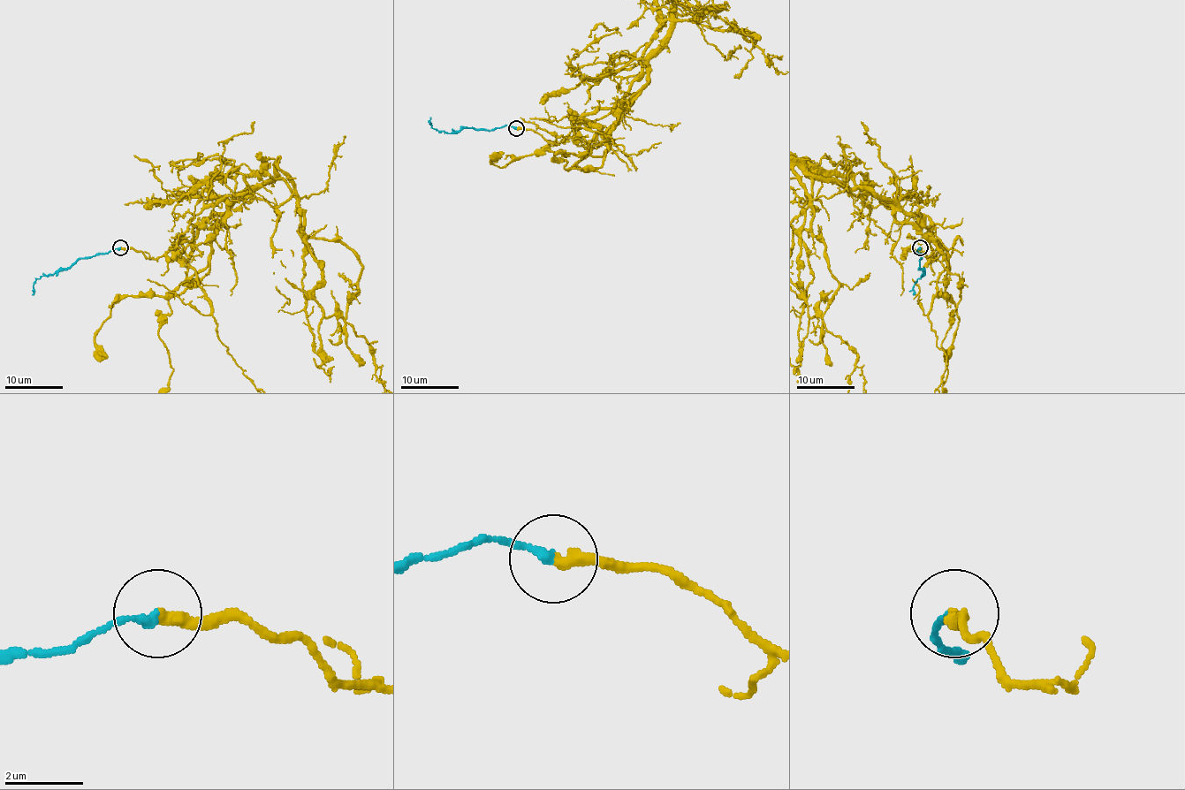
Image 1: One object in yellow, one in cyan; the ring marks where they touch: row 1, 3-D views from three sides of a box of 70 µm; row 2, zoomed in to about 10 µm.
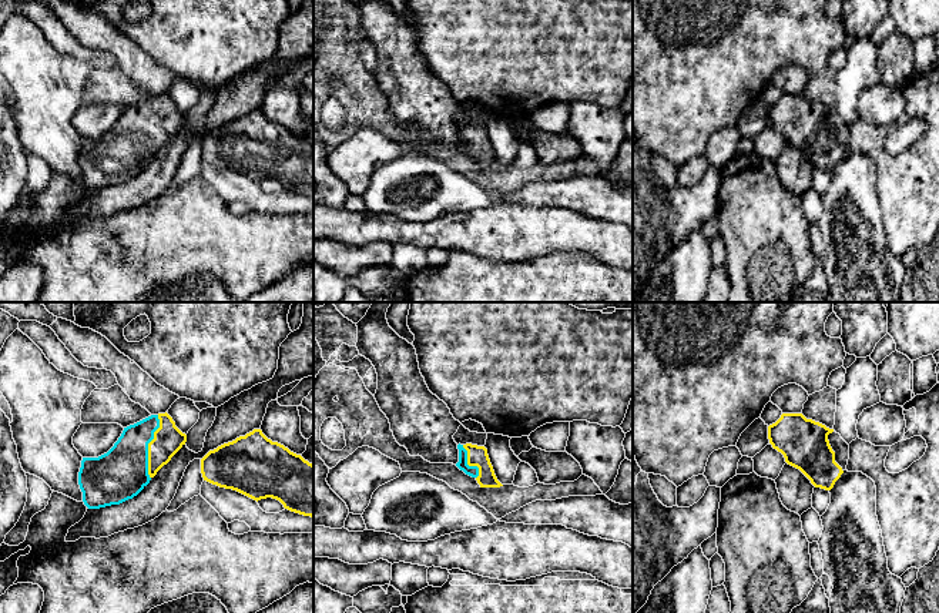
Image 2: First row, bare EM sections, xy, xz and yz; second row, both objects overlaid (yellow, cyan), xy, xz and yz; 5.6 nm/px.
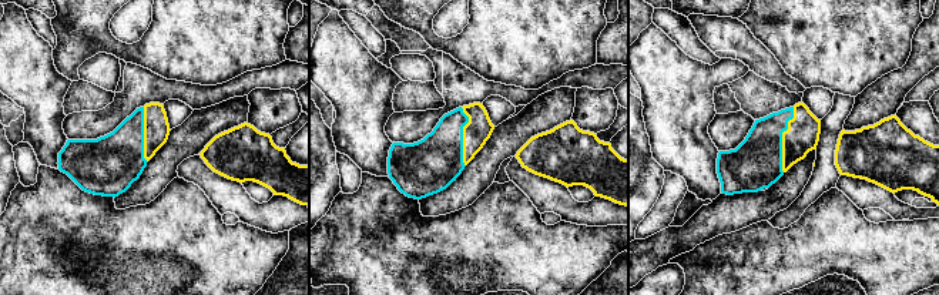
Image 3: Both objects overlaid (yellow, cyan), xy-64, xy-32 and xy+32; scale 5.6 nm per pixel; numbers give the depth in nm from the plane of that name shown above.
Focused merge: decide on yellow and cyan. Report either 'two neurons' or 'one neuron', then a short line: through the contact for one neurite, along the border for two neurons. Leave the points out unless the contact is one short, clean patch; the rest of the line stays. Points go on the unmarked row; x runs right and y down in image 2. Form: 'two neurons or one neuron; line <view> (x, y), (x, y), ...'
one neuron

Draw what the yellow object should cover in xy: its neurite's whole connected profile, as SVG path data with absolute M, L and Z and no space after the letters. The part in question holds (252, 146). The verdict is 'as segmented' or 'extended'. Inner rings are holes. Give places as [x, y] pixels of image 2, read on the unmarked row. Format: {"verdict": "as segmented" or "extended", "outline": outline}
{"verdict": "as segmented", "outline": "M261 110L209 131L201 140L204 161L237 171L254 181L272 178L285 190L313 198L313 145L278 123L268 120Z"}

